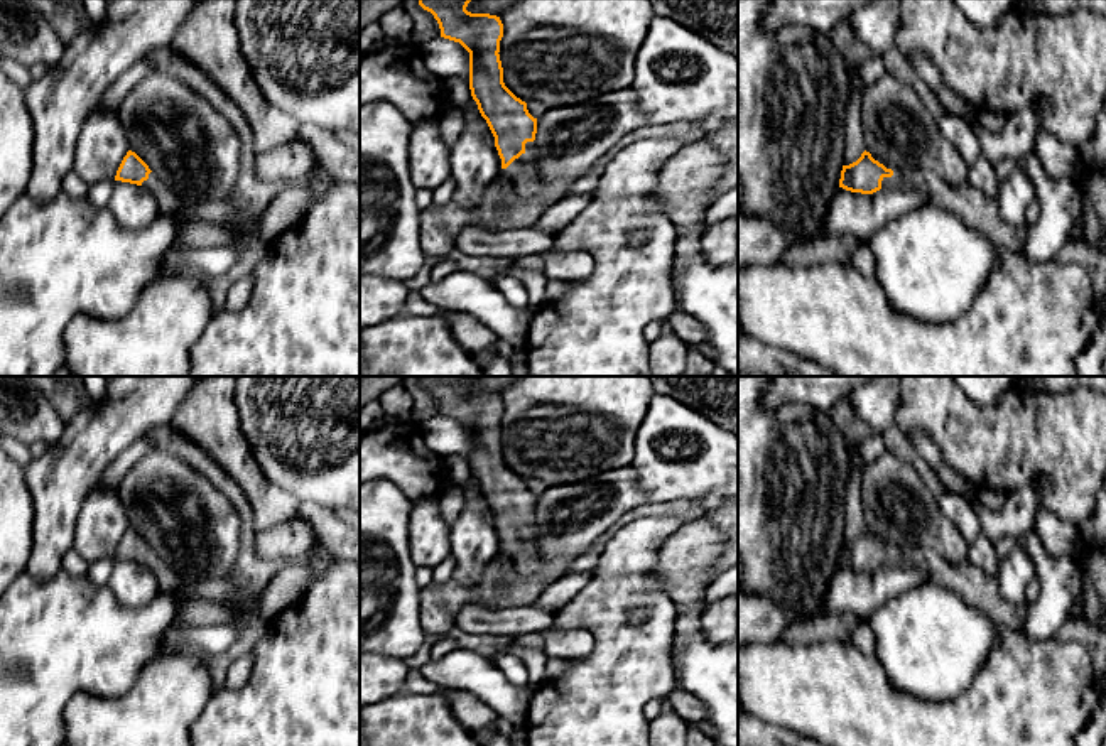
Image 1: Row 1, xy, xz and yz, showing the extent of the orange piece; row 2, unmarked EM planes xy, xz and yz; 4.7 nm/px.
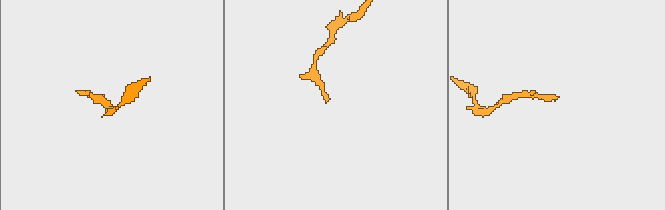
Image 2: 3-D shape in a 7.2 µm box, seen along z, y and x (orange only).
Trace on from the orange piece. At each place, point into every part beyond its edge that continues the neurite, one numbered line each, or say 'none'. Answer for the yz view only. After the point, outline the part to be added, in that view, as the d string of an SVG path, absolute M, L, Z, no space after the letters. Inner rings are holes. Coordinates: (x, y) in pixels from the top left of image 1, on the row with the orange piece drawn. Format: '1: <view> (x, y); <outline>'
1: yz (980, 211); M893 170L892 177L881 181L881 189L890 187L925 192L932 204L956 213L995 245L1011 251L1023 248L1023 230L1005 223L996 199L974 189L969 182L952 187L929 170Z

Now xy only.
1: xy (168, 201); M154 172L142 182L142 187L155 197L162 213L171 216L179 216L182 213L177 196Z

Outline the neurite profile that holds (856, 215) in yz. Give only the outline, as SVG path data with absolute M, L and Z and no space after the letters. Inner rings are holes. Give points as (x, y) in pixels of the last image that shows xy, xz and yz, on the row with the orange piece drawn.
M839 187L829 204L819 238L853 236L868 241L888 221L925 204L930 204L925 192L890 187L861 194Z

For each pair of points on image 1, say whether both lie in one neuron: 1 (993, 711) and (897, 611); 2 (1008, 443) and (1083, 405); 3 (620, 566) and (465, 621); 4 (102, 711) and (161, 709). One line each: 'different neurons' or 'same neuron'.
1: different neurons
2: same neuron
3: different neurons
4: same neuron

